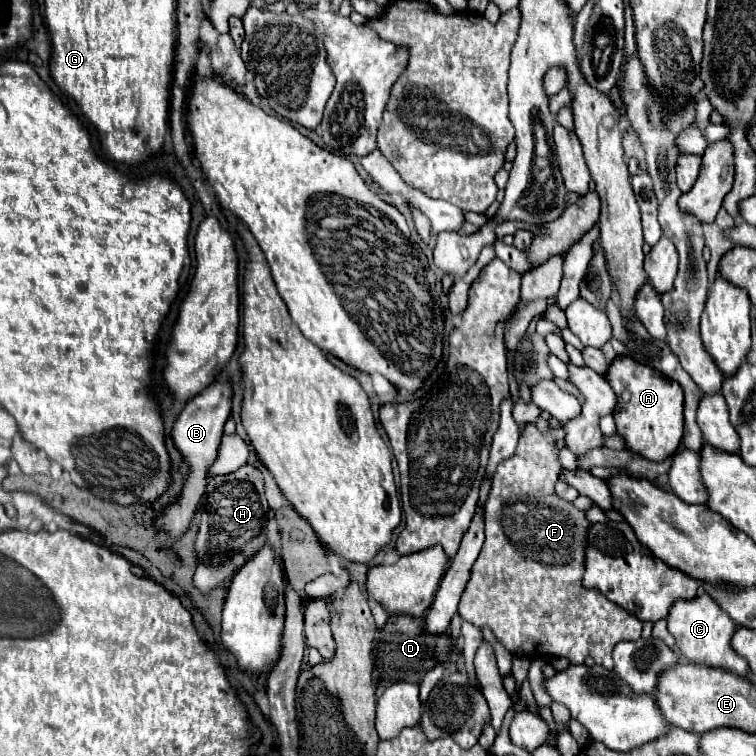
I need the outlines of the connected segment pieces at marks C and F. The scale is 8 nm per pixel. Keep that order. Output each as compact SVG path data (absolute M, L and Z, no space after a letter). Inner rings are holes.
M700 592L700 596L694 600L678 600L670 608L666 620L670 634L676 638L676 646L682 658L686 658L688 662L706 664L712 668L724 668L742 676L750 672L748 662L742 656L738 656L730 646L730 638L736 632L736 622L720 610L720 606L714 602L714 598L710 598L710 594Z
M528 422L520 434L514 456L498 464L488 500L484 504L486 542L470 570L470 580L462 592L458 614L476 628L488 626L508 652L522 650L524 654L530 654L528 658L542 658L544 654L546 658L548 654L552 658L566 656L572 664L582 664L586 656L592 656L596 664L612 670L614 646L622 640L638 640L642 622L618 604L610 602L600 590L586 590L582 586L586 566L586 534L592 524L584 510L578 510L572 502L558 498L554 490L562 472L558 452L560 448L556 446L554 434L544 434L536 428L536 424Z

